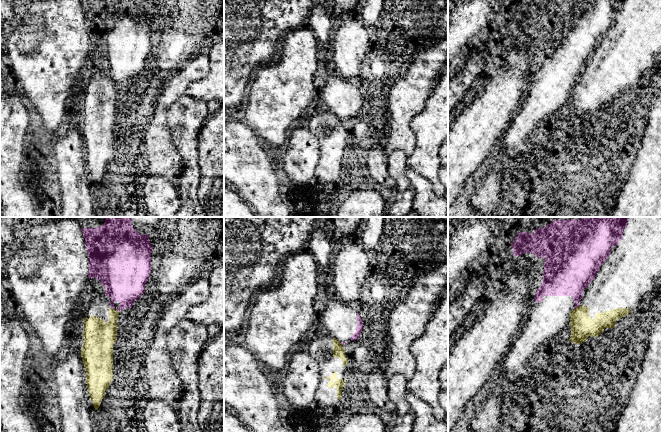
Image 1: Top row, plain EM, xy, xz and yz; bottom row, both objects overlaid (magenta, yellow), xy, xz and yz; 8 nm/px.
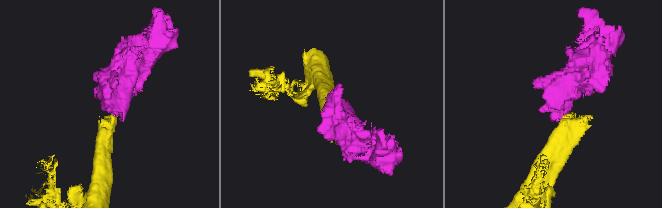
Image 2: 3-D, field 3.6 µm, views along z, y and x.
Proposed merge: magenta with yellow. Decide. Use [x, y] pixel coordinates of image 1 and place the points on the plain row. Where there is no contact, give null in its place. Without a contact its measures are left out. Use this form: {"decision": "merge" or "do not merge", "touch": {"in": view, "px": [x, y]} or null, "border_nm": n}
{"decision": "do not merge", "touch": {"in": "yz", "px": [576, 83]}, "border_nm": 50}

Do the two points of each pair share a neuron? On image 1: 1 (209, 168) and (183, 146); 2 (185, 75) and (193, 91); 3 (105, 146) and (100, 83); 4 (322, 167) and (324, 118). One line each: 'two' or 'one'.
1: two
2: two
3: one
4: one

